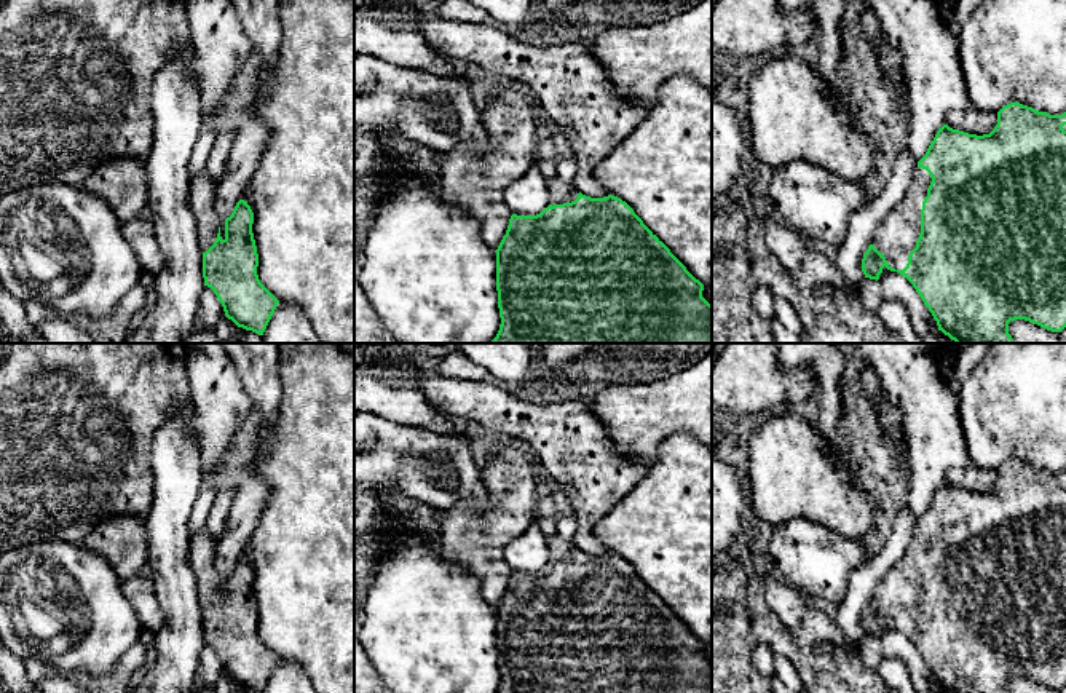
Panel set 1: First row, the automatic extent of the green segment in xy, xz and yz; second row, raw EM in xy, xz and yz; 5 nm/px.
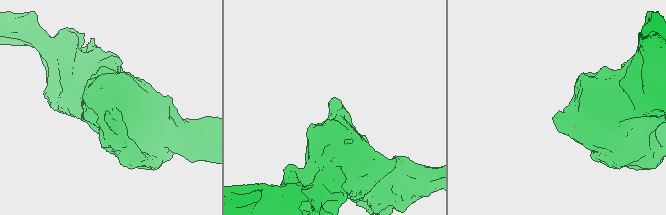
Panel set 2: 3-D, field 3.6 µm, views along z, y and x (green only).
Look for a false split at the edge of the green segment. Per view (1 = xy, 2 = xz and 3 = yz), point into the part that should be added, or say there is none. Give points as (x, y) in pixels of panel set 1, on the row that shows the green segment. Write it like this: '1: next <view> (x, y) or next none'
1: next xy (203, 190)
2: next xz (560, 192)
3: next yz (896, 237)

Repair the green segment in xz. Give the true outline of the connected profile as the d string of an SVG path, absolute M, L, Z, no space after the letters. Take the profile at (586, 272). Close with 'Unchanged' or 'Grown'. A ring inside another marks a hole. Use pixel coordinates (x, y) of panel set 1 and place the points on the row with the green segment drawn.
M557 176L547 179L551 204L536 216L512 214L496 252L496 291L499 331L490 343L712 343L712 305L702 297L704 284L696 279L670 249L618 196L590 198Z. Grown

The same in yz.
M1010 102L997 112L997 125L989 134L977 136L943 125L926 155L918 161L903 198L882 217L873 233L871 244L862 259L865 278L879 279L882 268L905 276L937 321L938 331L956 343L1015 343L1009 323L1025 319L1052 332L1066 327L1066 112L1050 115L1020 102Z. Grown

